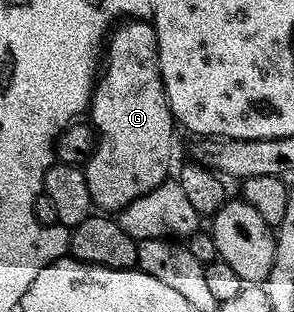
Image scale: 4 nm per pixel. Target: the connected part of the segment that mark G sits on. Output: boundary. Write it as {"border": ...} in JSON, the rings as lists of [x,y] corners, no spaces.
{"border":[[[124,20],[107,35],[102,69],[92,87],[90,114],[91,110],[90,125],[94,131],[94,145],[82,166],[86,187],[89,189],[91,205],[97,211],[119,212],[138,200],[138,196],[144,196],[170,178],[168,161],[172,158],[174,119],[168,111],[160,67],[156,65],[156,30],[151,21]]]}

